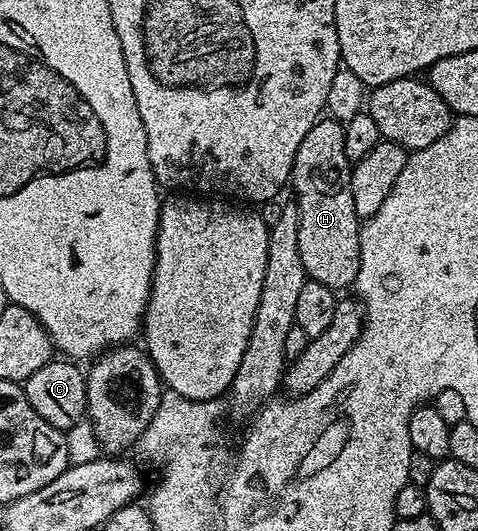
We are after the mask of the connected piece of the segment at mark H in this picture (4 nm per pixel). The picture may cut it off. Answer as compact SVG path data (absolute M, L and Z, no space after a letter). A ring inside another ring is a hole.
M320 119L304 135L300 147L296 151L294 166L290 172L289 184L294 185L294 195L300 219L300 260L304 263L307 278L316 283L324 283L324 287L341 291L355 284L360 271L360 218L356 211L356 203L352 203L350 190L350 174L352 162L344 151L344 125L340 120L326 121ZM322 173L335 173L338 178L329 181Z

